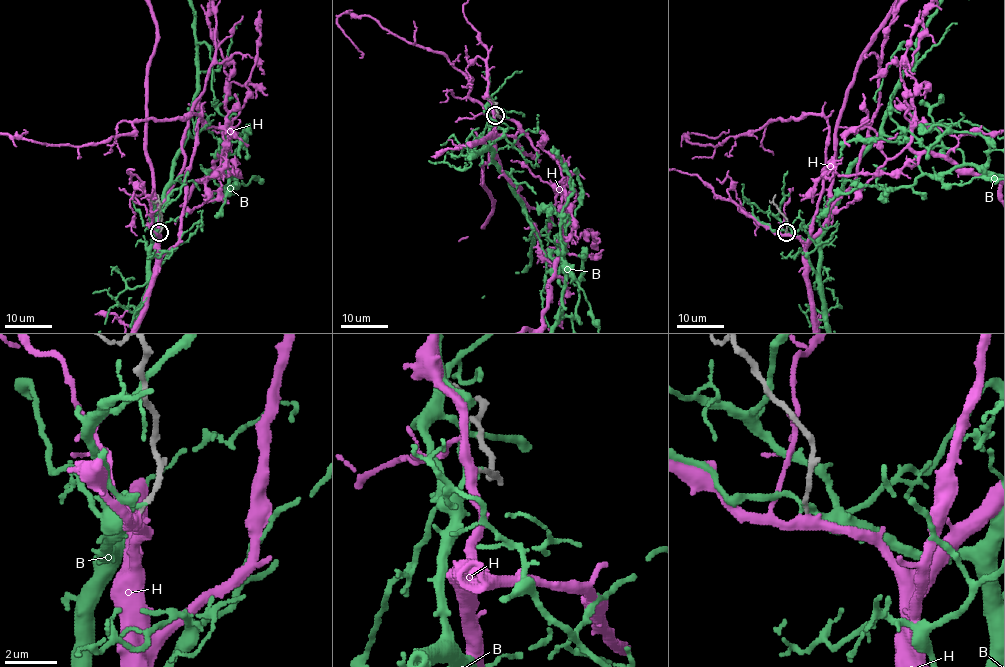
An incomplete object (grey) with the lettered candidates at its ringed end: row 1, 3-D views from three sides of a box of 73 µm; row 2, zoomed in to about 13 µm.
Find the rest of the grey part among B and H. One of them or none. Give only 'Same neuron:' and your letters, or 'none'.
Same neuron: H

